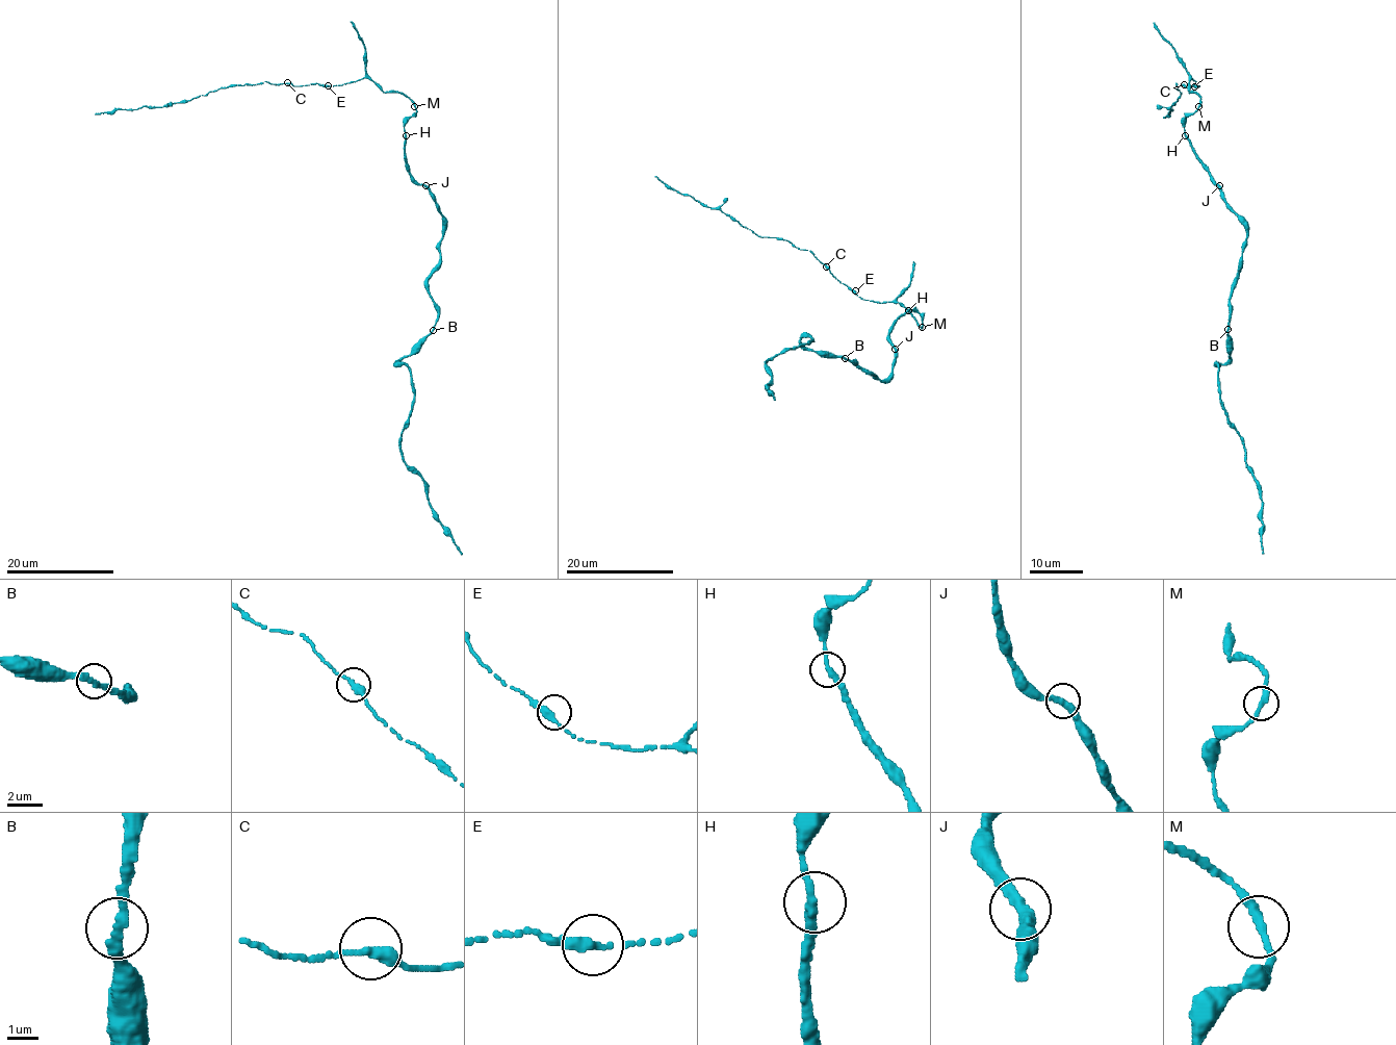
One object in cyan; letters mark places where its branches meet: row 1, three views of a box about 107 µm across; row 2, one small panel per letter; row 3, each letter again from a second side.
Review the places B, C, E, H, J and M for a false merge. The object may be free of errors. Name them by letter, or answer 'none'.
none

